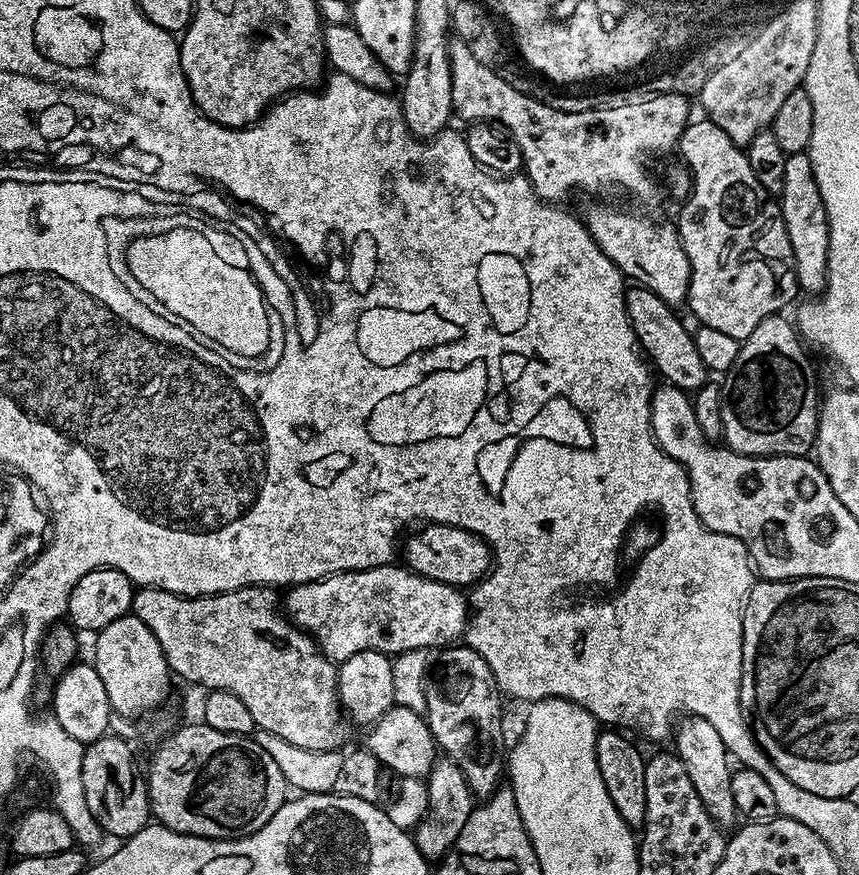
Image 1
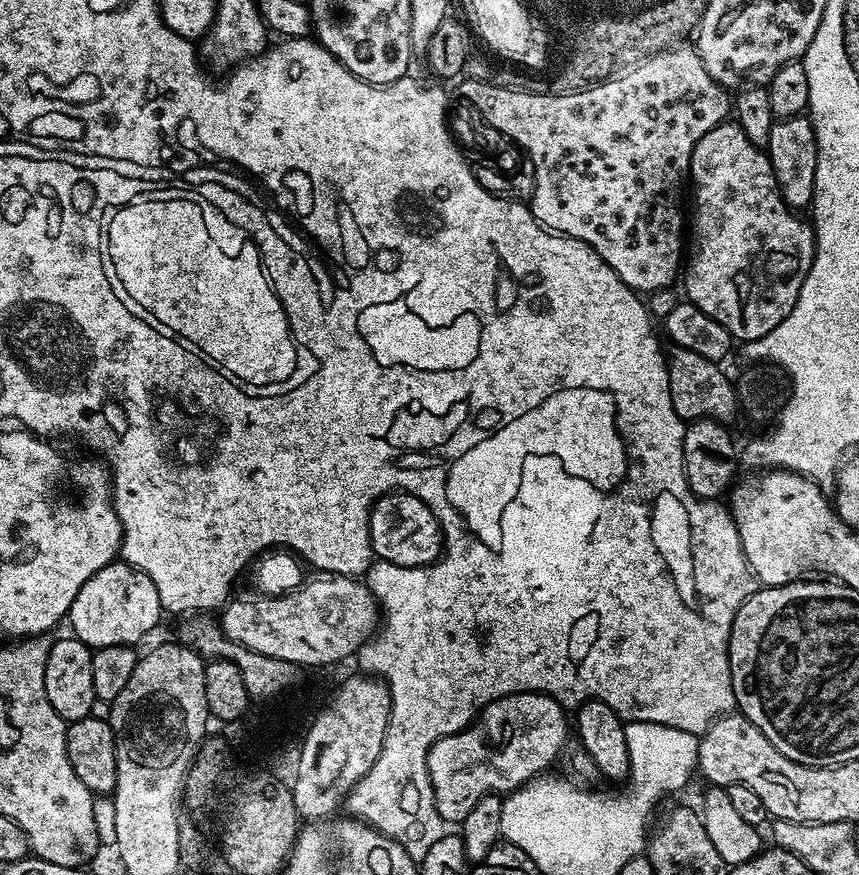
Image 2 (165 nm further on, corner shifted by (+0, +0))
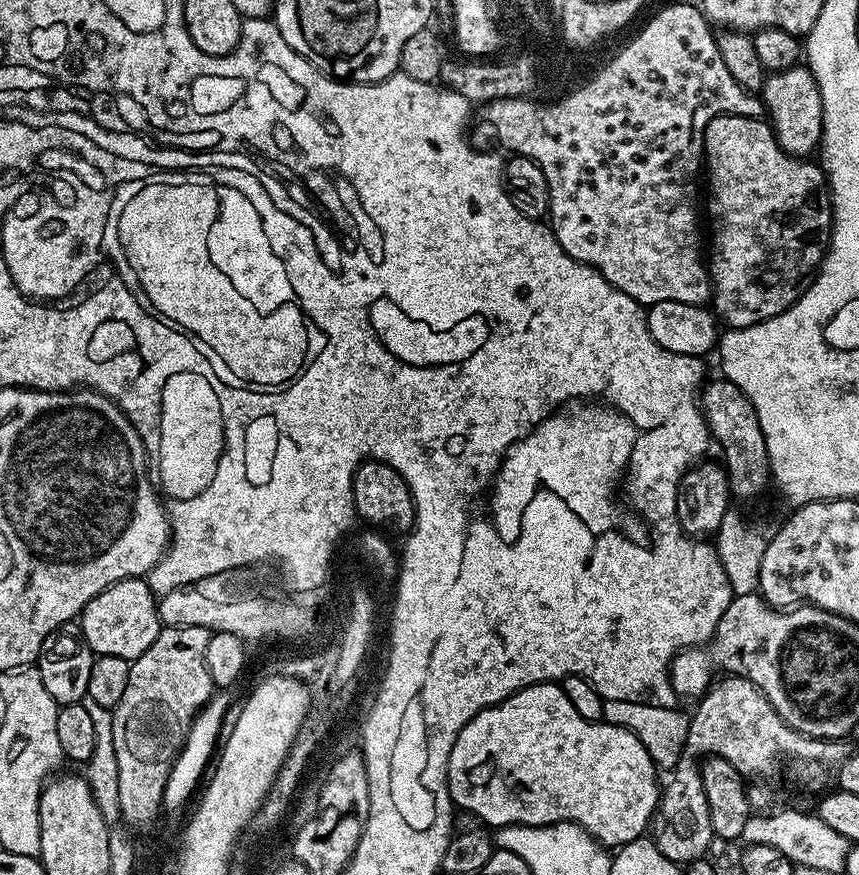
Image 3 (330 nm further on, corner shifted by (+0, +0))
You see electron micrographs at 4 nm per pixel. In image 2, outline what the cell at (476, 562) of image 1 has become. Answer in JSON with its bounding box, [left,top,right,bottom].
[370,490,445,568]

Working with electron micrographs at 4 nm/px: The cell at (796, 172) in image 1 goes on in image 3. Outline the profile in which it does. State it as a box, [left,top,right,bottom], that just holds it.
[762,63,824,157]

